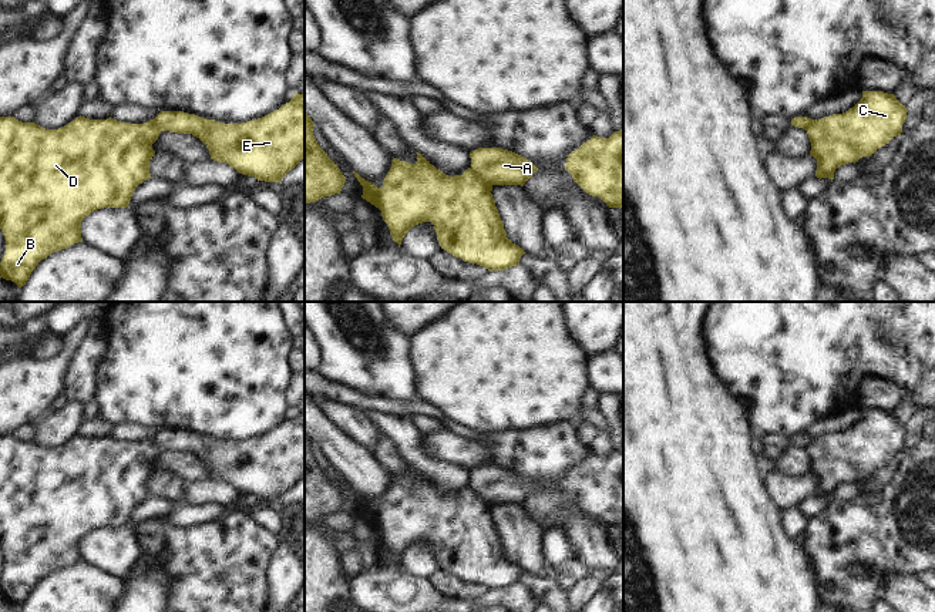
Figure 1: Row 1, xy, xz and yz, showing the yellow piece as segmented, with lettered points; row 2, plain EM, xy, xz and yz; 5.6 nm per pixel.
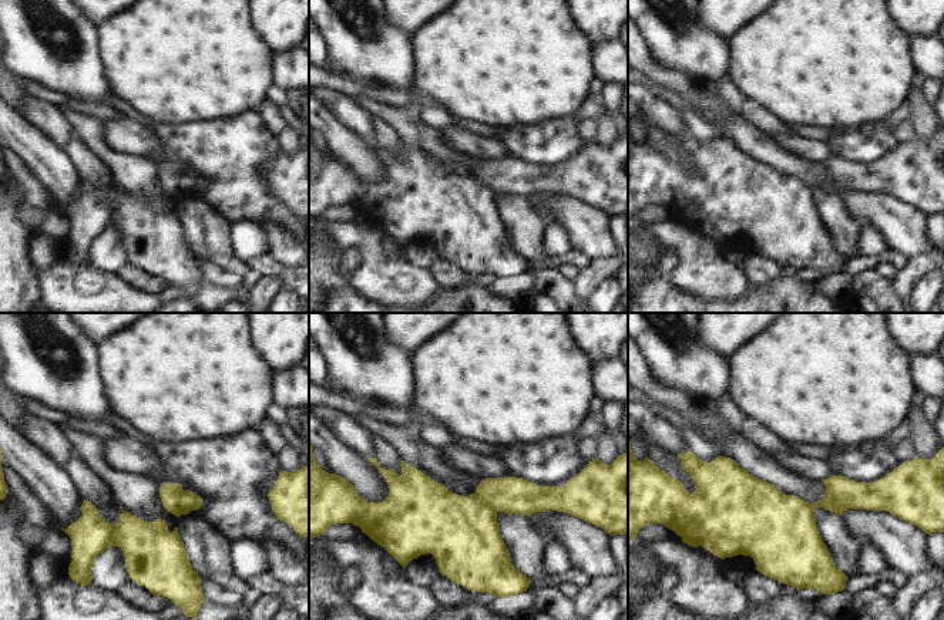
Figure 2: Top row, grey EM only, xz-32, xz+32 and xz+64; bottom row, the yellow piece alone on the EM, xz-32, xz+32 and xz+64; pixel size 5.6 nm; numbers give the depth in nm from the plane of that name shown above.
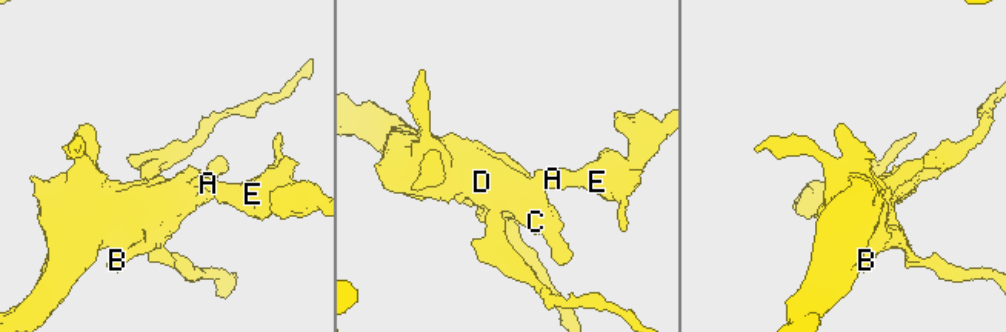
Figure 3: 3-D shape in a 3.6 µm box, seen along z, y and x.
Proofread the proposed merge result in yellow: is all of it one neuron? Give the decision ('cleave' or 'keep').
cleave

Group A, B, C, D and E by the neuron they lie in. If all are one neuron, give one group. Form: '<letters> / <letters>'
A E / B C D

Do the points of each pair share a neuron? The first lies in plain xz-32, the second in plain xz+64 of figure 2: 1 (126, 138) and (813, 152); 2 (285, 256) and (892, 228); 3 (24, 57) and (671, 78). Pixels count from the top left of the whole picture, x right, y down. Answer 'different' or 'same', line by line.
1: same
2: same
3: different

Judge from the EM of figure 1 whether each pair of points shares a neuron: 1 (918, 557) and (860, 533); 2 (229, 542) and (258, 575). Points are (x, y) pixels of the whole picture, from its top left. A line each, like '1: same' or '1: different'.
1: same
2: same

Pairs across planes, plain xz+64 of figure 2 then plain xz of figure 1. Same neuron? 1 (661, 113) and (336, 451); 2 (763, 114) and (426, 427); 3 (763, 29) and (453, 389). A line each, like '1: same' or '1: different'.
1: different
2: same
3: same

